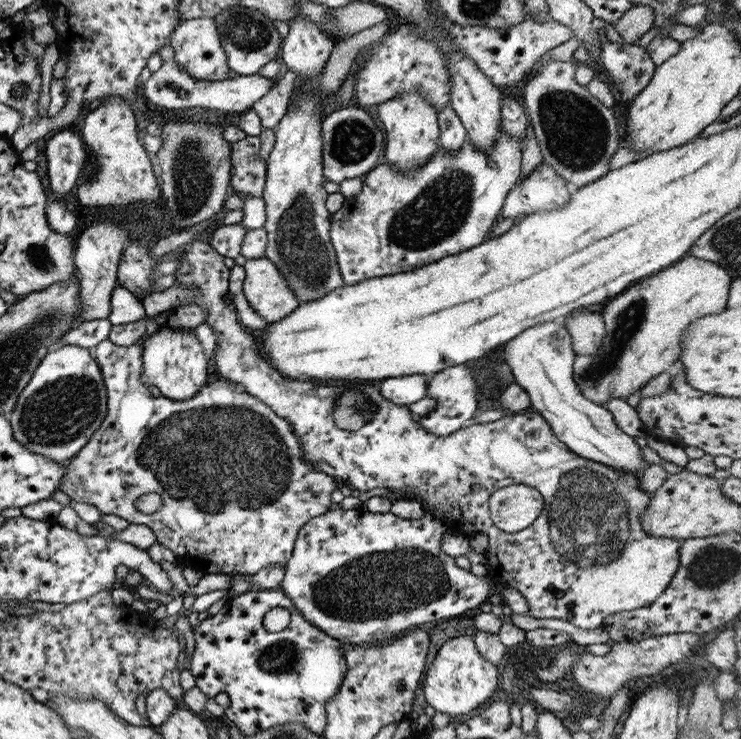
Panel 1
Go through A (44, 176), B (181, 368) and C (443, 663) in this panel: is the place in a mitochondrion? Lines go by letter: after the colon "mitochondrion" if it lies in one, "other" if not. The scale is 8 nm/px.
A: other
B: other
C: other

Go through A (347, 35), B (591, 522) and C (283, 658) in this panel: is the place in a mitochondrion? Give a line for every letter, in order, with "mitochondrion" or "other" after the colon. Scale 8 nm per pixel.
A: other
B: mitochondrion
C: mitochondrion

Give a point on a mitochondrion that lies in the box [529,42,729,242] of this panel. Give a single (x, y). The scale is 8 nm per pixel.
(576, 134)

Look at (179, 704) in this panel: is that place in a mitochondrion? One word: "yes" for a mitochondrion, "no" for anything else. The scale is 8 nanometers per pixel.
no

